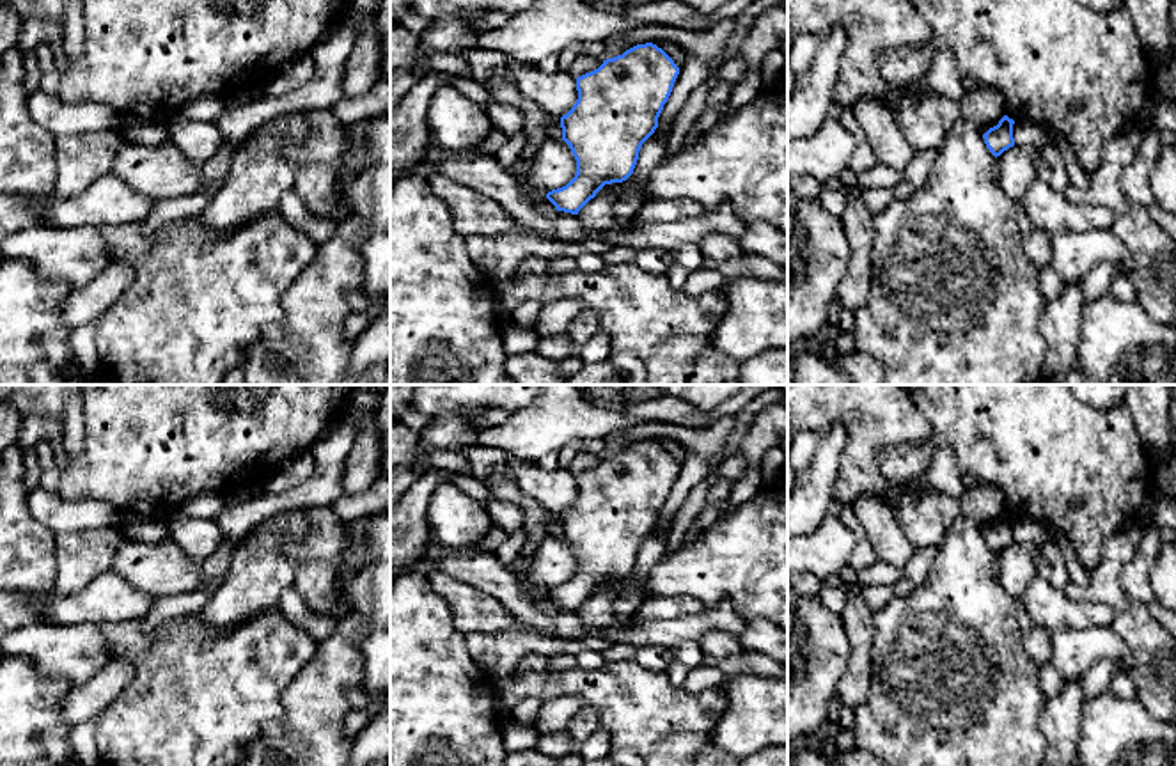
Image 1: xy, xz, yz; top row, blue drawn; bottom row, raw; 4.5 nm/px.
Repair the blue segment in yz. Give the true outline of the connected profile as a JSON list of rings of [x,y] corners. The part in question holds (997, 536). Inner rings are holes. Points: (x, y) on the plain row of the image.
[[[1004,512],[997,523],[983,532],[986,544],[995,555],[1015,543],[1013,521],[1015,518]]]

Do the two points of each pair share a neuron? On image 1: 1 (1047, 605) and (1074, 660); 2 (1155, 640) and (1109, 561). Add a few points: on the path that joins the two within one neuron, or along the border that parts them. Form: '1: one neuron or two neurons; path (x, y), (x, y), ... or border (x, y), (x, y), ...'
1: two neurons; border (1100, 626), (1054, 630), (1050, 633)
2: one neuron; path (1136, 621), (1109, 591), (1109, 580)

